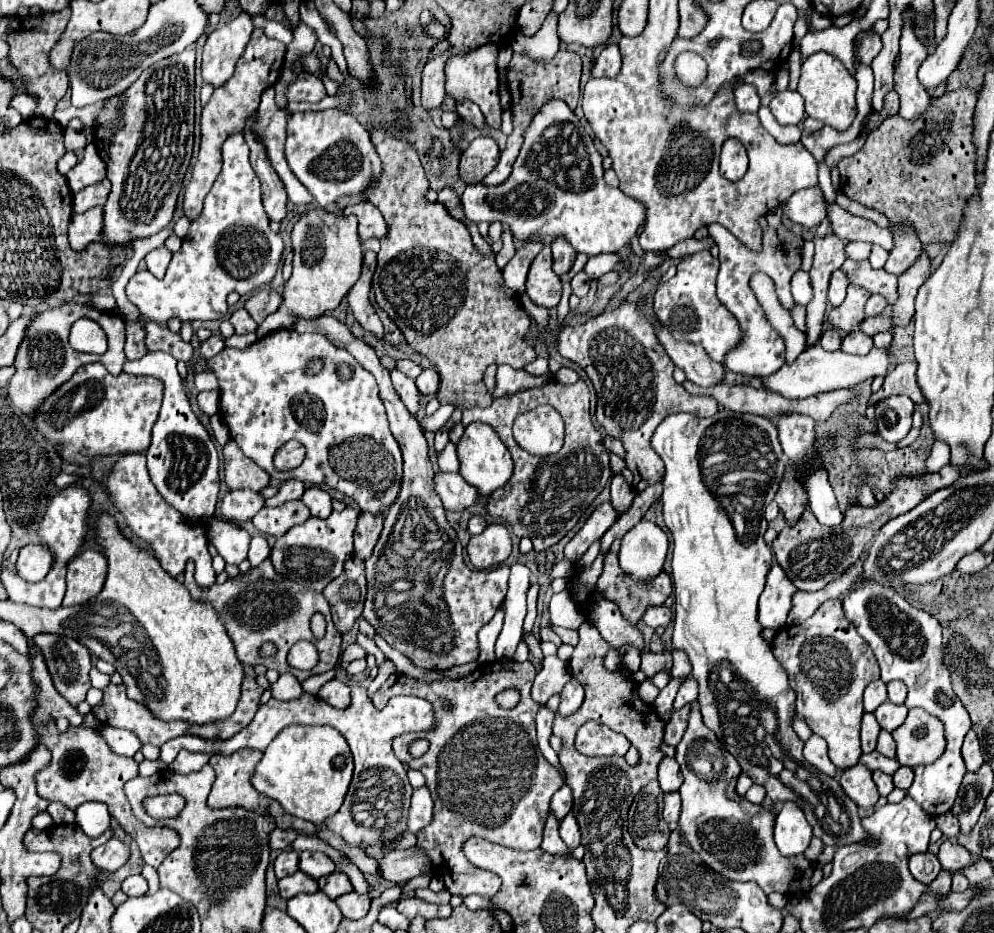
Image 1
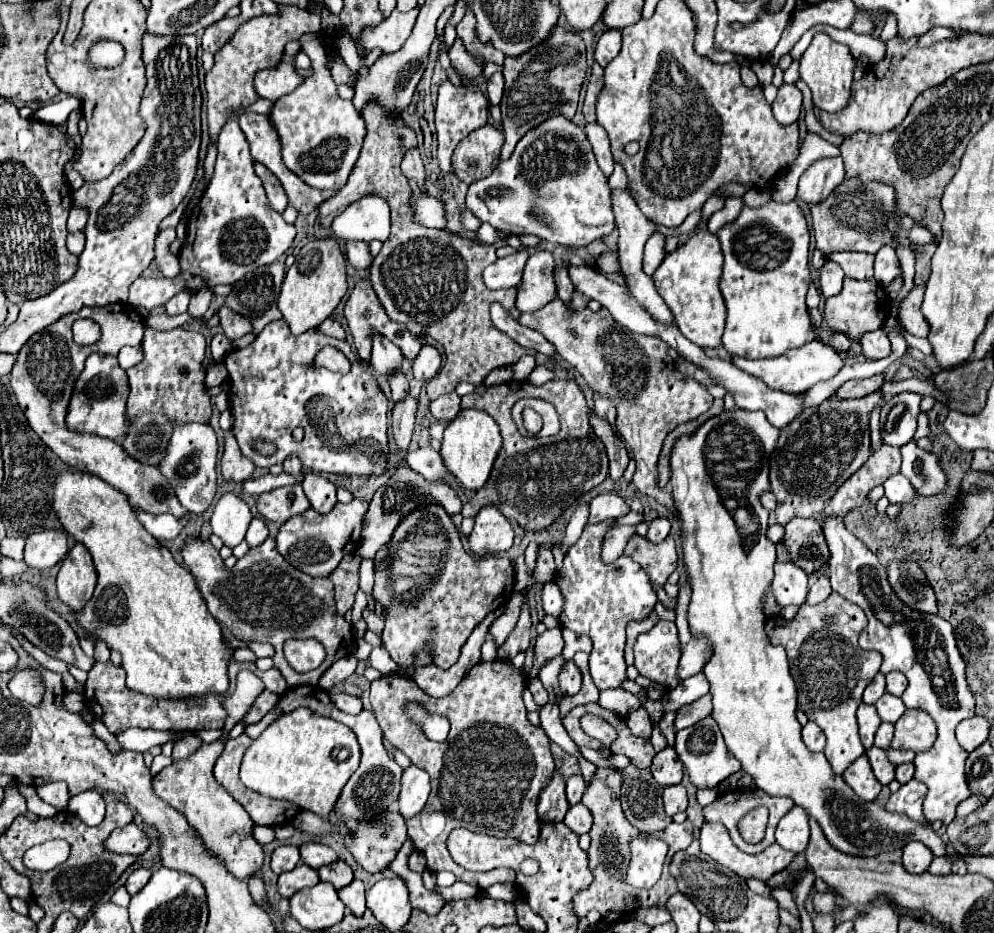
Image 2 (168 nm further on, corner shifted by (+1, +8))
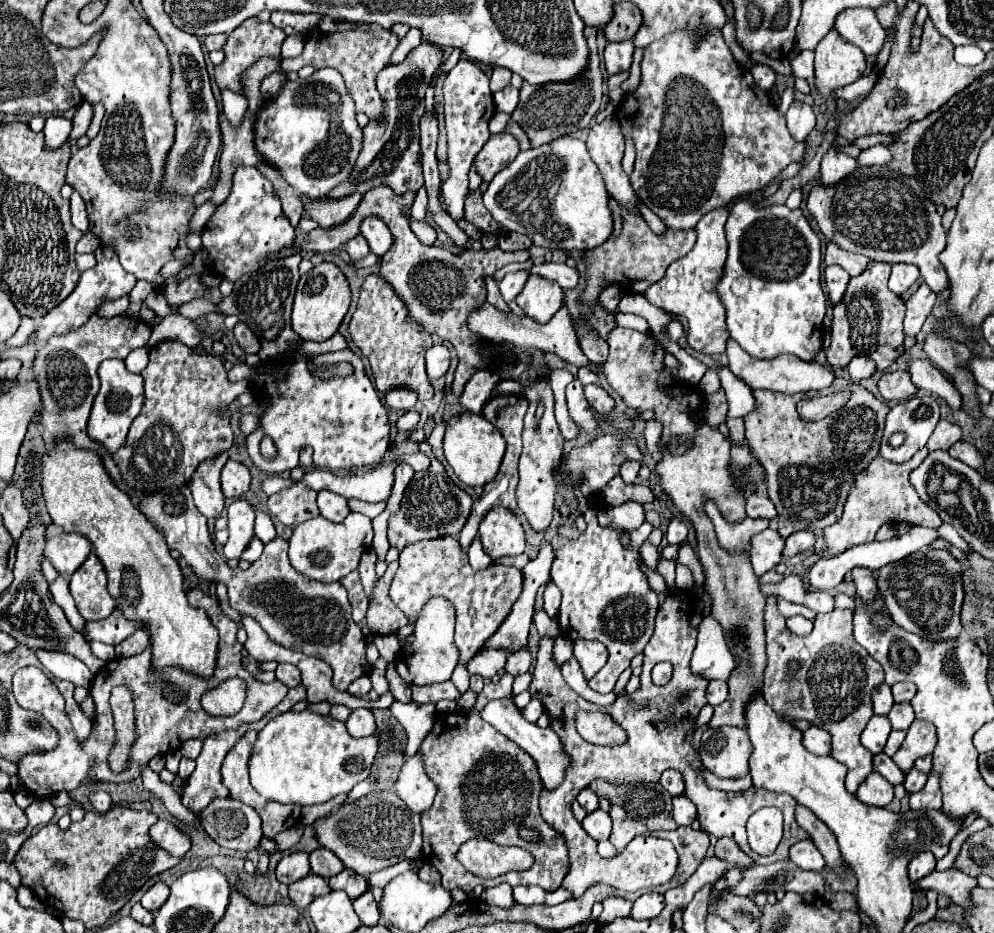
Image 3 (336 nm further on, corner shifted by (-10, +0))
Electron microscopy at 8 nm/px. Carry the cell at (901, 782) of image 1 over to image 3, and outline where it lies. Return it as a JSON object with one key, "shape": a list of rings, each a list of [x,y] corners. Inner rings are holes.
{"shape":[[[912,769],[908,775],[906,775],[906,781],[904,781],[904,787],[908,793],[914,793],[914,791],[920,791],[922,787],[926,785],[926,775]]]}

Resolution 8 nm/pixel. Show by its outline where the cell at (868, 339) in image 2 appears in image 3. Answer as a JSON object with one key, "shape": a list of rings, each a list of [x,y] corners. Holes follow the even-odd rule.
{"shape":[[[918,359],[918,361],[910,361],[908,371],[912,375],[914,385],[918,385],[920,389],[926,389],[938,397],[942,397],[950,409],[955,411],[960,409],[962,405],[962,397],[956,391],[956,387],[952,385],[952,381],[938,369],[934,367],[928,359]]]}

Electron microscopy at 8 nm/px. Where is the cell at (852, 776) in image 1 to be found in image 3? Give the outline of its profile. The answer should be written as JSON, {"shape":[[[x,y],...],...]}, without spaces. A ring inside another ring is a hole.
{"shape":[[[870,773],[858,787],[856,797],[872,807],[886,807],[894,799],[894,787],[878,773]]]}

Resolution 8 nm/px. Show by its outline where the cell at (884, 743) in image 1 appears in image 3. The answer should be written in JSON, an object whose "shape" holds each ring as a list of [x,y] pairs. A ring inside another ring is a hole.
{"shape":[[[892,731],[890,737],[888,737],[888,743],[886,743],[886,747],[884,747],[884,753],[886,753],[888,757],[892,757],[892,755],[900,749],[904,737],[906,737],[906,731]]]}

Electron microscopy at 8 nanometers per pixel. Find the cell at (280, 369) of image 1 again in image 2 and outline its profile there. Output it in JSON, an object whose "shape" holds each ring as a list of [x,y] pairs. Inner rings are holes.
{"shape":[[[279,319],[269,323],[251,345],[243,349],[231,349],[223,359],[229,371],[229,409],[233,413],[233,435],[239,443],[239,449],[245,457],[253,459],[257,467],[269,469],[275,463],[283,463],[291,453],[297,455],[303,467],[309,467],[315,473],[347,473],[359,477],[373,477],[383,475],[387,471],[387,457],[389,457],[389,437],[387,437],[387,397],[381,391],[375,375],[371,369],[361,363],[357,353],[351,349],[347,341],[337,341],[333,337],[323,335],[319,329],[305,331],[301,335],[293,335],[289,325]],[[323,345],[335,345],[353,361],[353,373],[339,375],[325,367],[317,367],[315,355],[321,351]],[[295,427],[303,427],[305,439],[301,443],[293,443],[291,431]],[[257,441],[267,441],[275,445],[273,455],[261,455],[255,451]]]}

